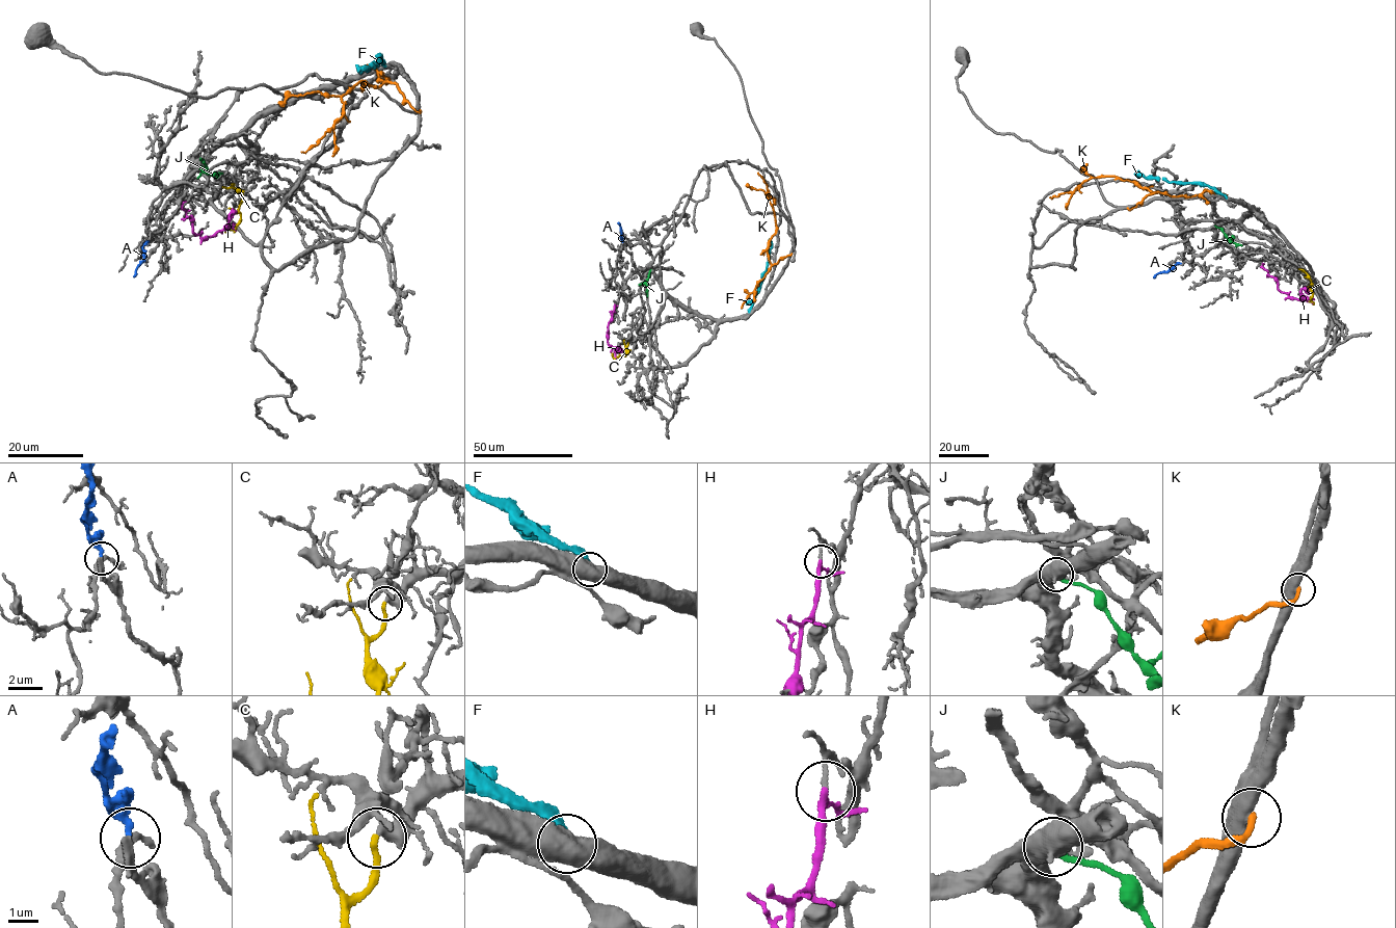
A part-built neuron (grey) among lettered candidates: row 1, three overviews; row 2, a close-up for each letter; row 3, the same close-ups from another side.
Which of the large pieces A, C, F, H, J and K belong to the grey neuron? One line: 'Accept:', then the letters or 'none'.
Accept: C

